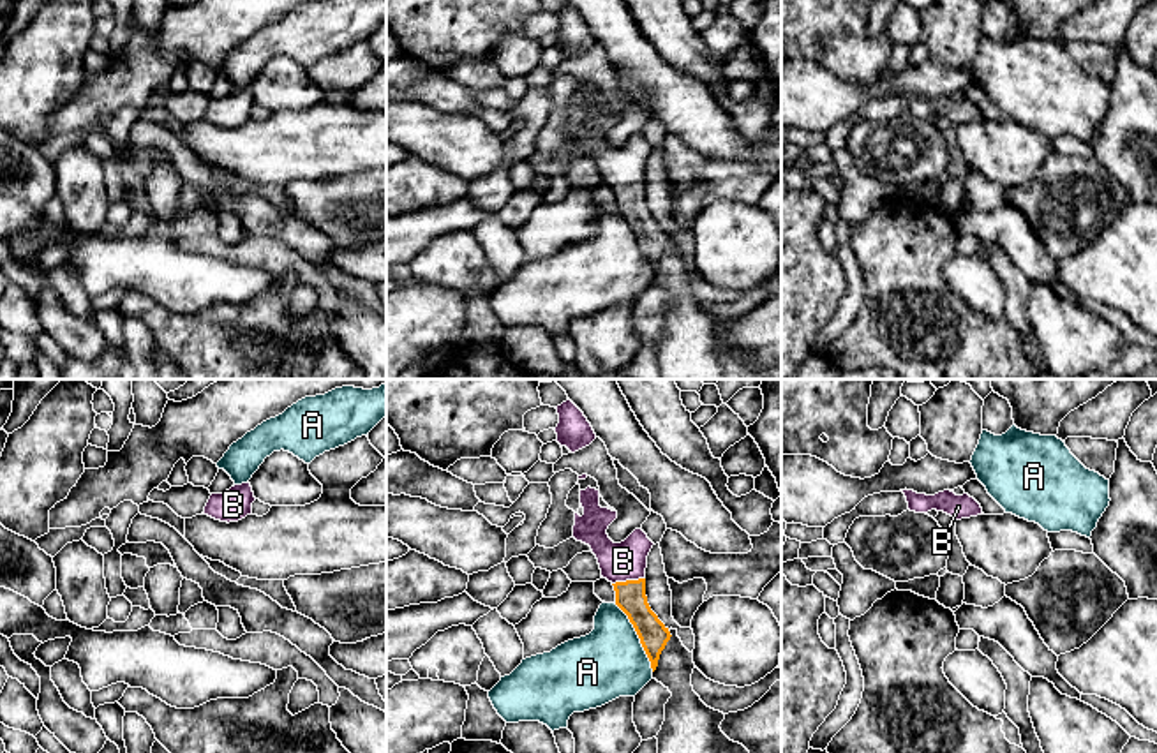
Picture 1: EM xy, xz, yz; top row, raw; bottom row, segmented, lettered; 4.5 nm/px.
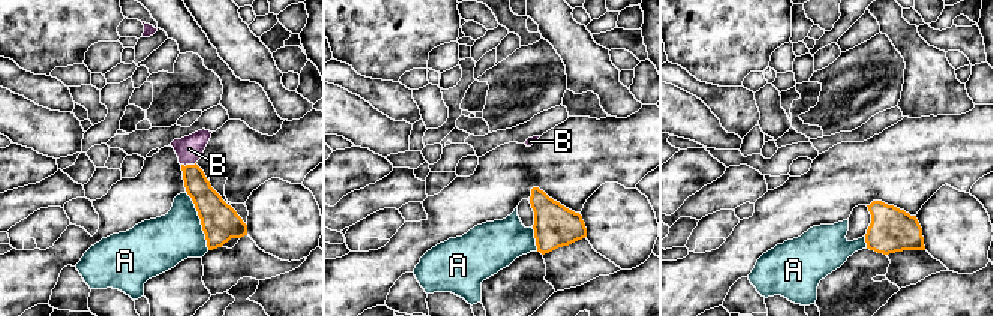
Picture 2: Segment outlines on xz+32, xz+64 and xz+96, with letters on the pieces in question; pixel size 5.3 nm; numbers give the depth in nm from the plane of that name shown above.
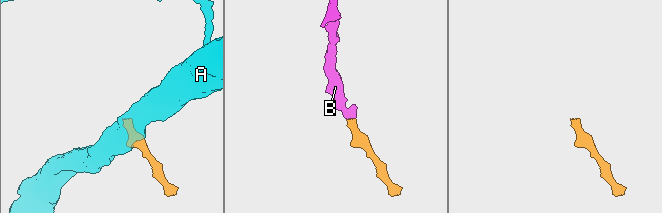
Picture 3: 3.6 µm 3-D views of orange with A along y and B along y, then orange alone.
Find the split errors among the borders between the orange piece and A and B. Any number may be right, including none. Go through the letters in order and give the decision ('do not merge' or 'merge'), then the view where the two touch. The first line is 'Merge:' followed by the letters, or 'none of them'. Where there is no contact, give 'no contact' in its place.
Merge: B
A: do not merge | xz
B: merge | xz

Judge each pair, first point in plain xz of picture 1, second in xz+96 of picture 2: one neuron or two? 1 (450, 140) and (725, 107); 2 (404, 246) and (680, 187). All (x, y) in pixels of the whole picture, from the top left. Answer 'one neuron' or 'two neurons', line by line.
1: two neurons
2: two neurons

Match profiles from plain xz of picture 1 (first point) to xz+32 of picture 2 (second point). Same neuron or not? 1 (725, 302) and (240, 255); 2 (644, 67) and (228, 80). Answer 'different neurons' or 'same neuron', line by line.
1: same neuron
2: same neuron

